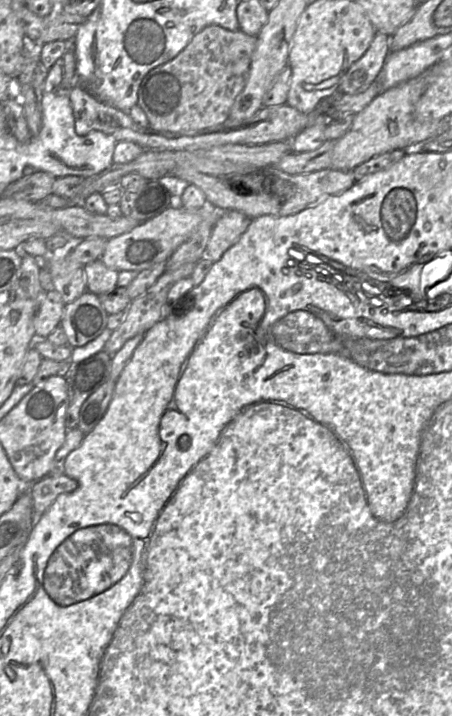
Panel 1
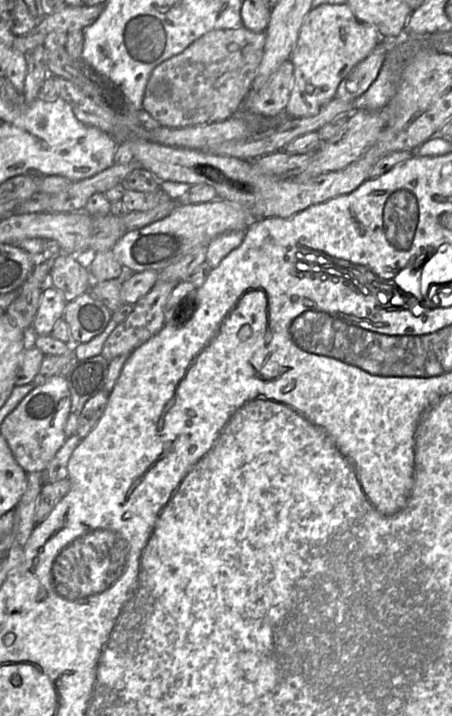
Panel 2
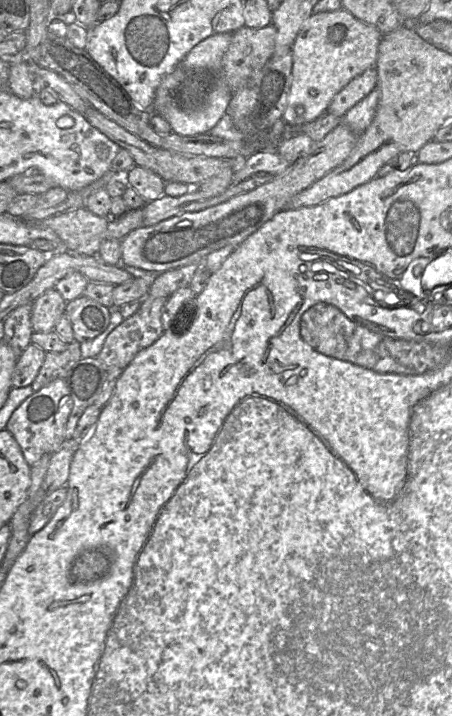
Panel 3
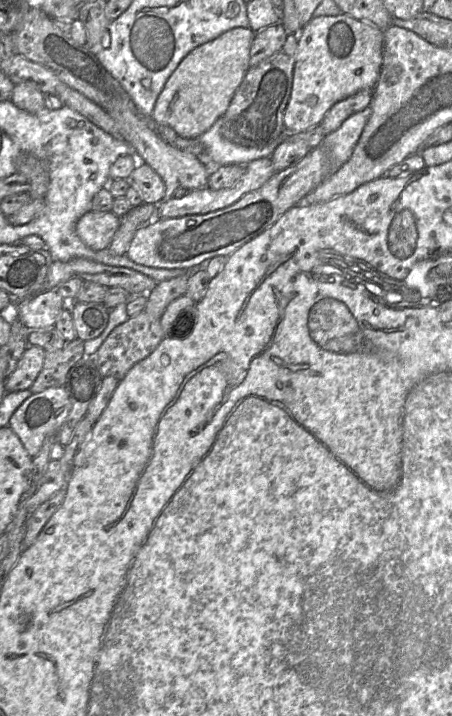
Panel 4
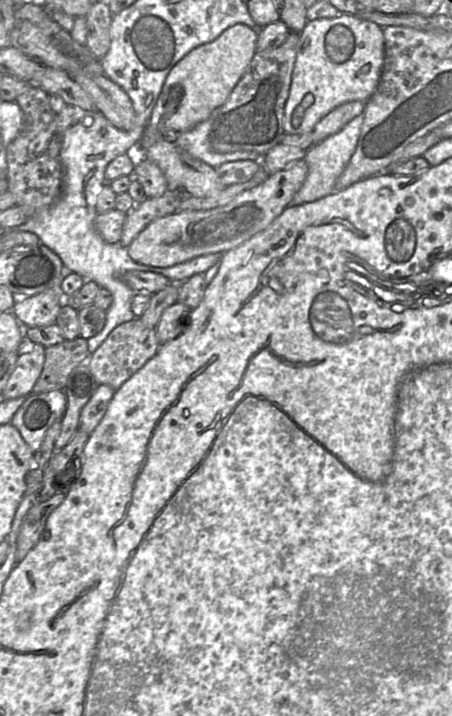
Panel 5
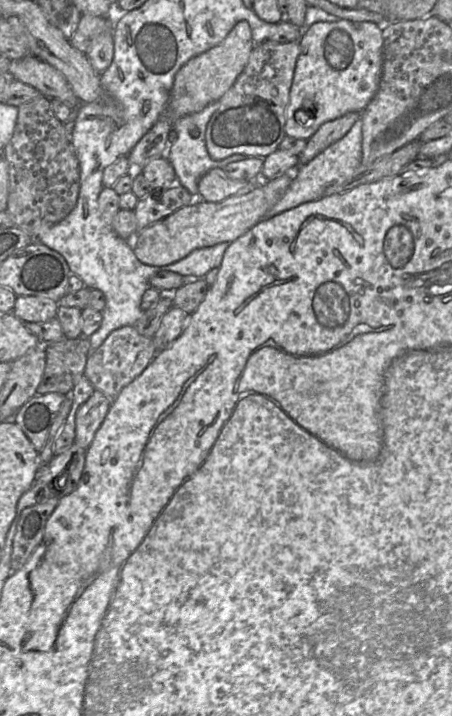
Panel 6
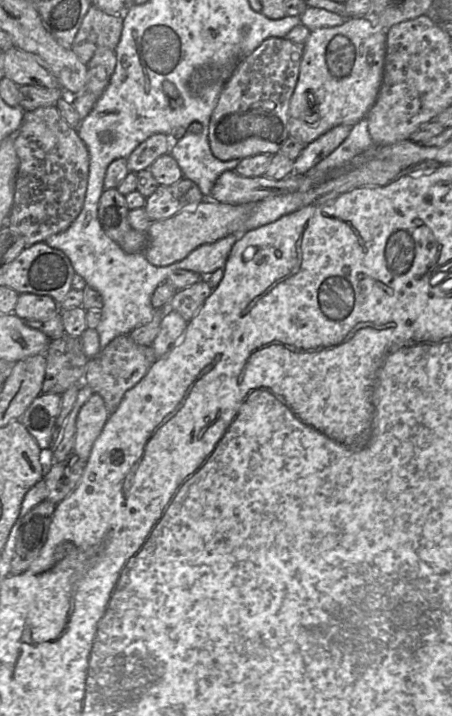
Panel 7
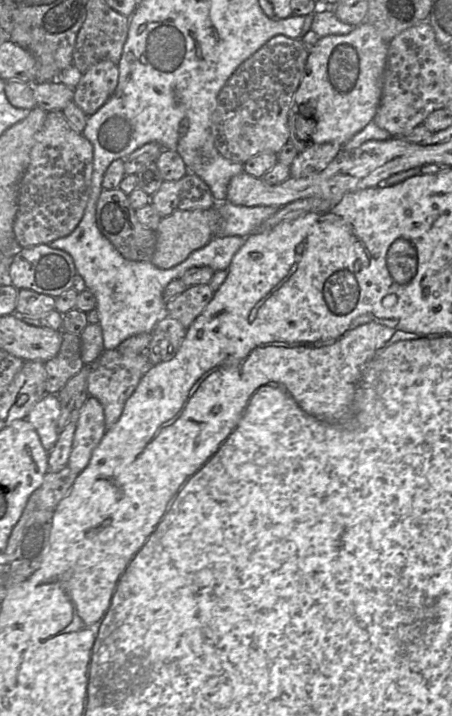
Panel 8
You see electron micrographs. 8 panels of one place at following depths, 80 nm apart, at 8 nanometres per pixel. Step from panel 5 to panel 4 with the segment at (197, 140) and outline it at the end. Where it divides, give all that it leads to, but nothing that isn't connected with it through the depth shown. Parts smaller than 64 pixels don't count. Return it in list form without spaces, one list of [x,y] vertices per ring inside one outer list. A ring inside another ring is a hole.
[[[222,119],[217,120],[198,139],[203,146],[203,153],[197,158],[206,166],[207,171],[221,165],[247,165],[249,162],[270,157],[276,147],[289,134],[286,129],[270,144],[263,147],[246,147],[226,140],[221,134]]]

